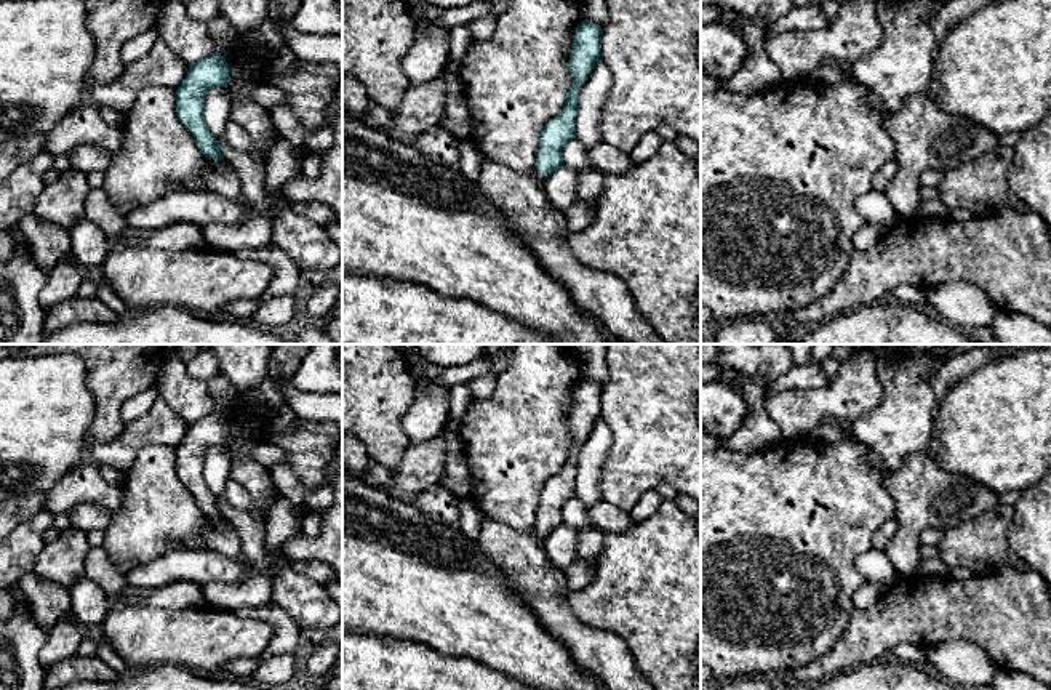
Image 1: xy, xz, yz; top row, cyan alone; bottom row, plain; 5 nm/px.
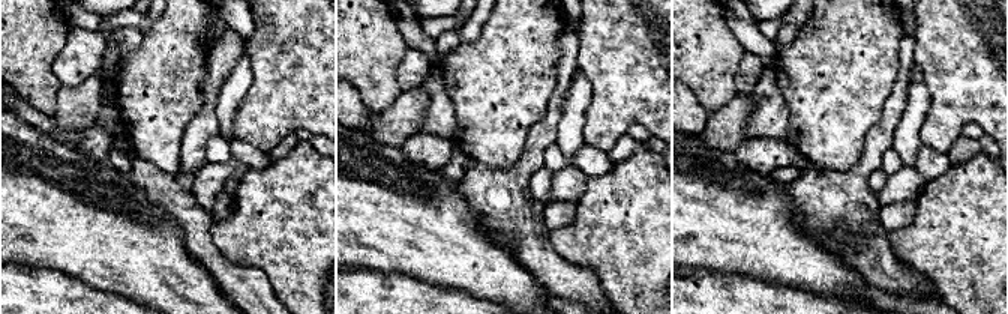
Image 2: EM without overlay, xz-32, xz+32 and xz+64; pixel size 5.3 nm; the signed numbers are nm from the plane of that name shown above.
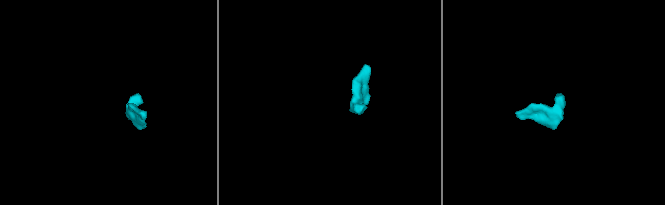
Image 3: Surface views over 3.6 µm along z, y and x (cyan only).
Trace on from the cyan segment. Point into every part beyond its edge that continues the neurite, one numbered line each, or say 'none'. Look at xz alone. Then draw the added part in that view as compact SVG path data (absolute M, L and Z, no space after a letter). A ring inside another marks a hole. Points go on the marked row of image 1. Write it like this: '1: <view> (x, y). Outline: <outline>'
1: xz (539, 224). Outline: M485 160L477 183L545 272L565 287L577 307L601 319L609 336L624 344L665 344L637 311L622 279L597 272L573 255L566 213L547 197L541 170L533 168L523 178Z

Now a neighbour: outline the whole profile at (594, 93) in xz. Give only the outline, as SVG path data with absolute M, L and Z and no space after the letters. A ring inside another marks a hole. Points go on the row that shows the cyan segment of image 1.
M600 58L585 83L577 88L577 114L576 114L576 138L587 152L595 149L601 139L595 136L593 125L609 98L613 86L613 74L605 59Z

